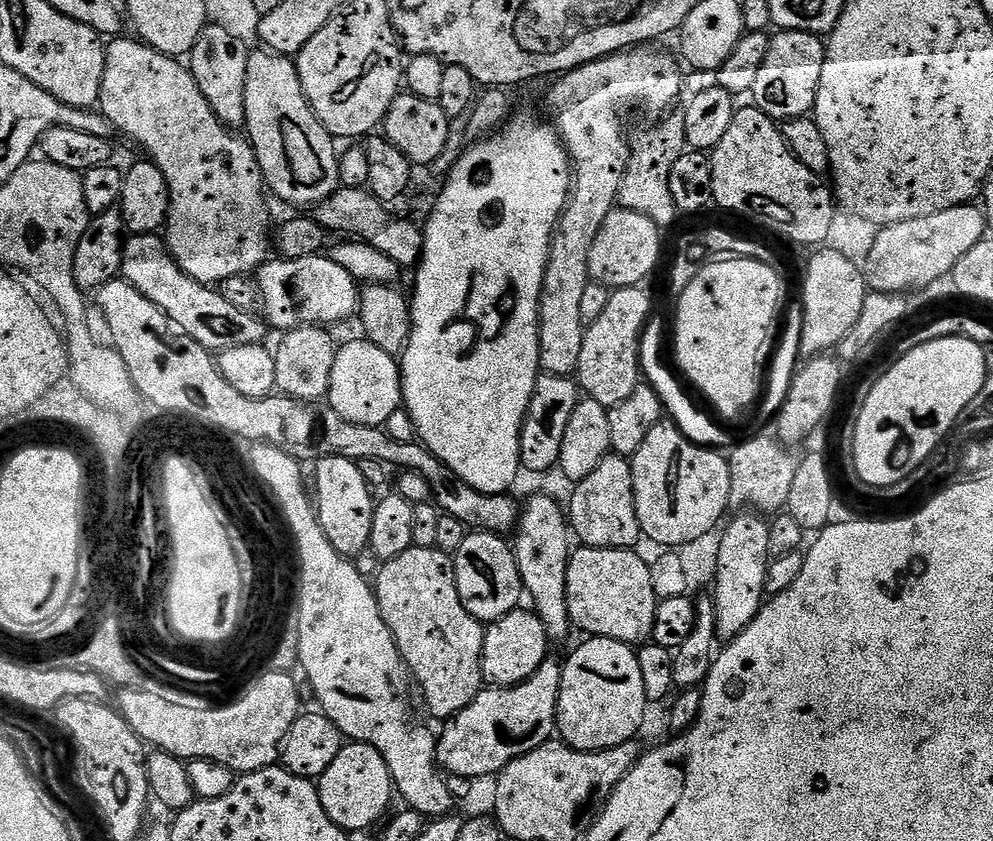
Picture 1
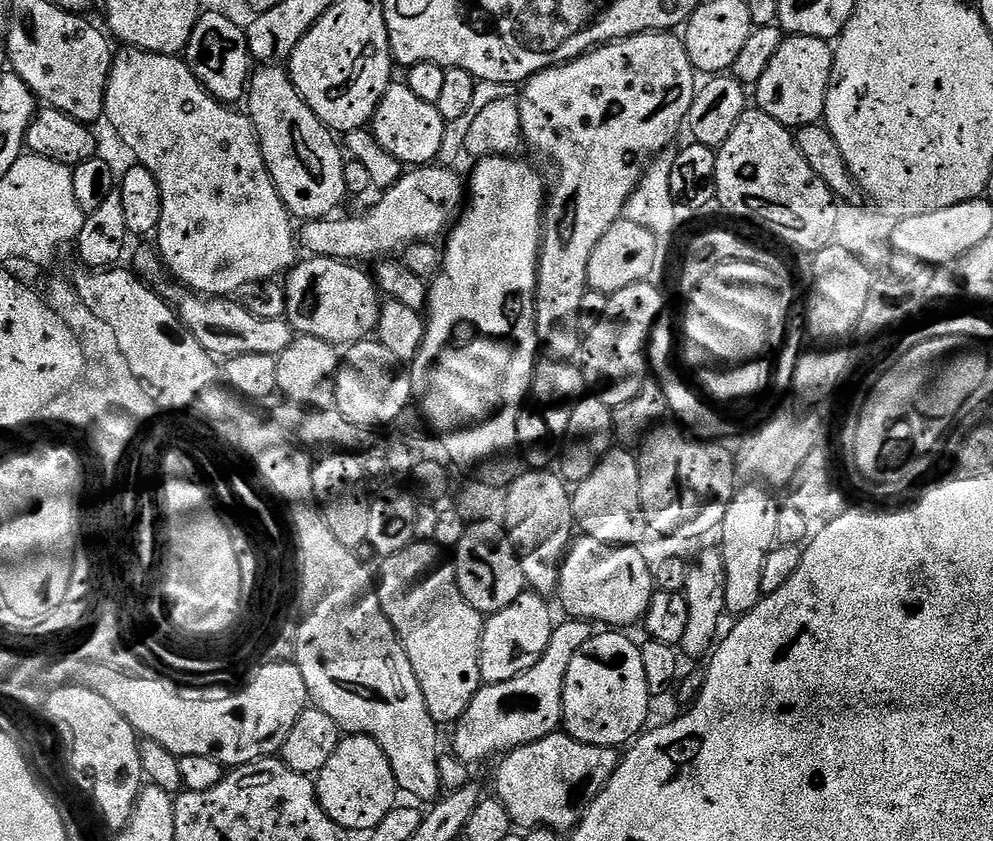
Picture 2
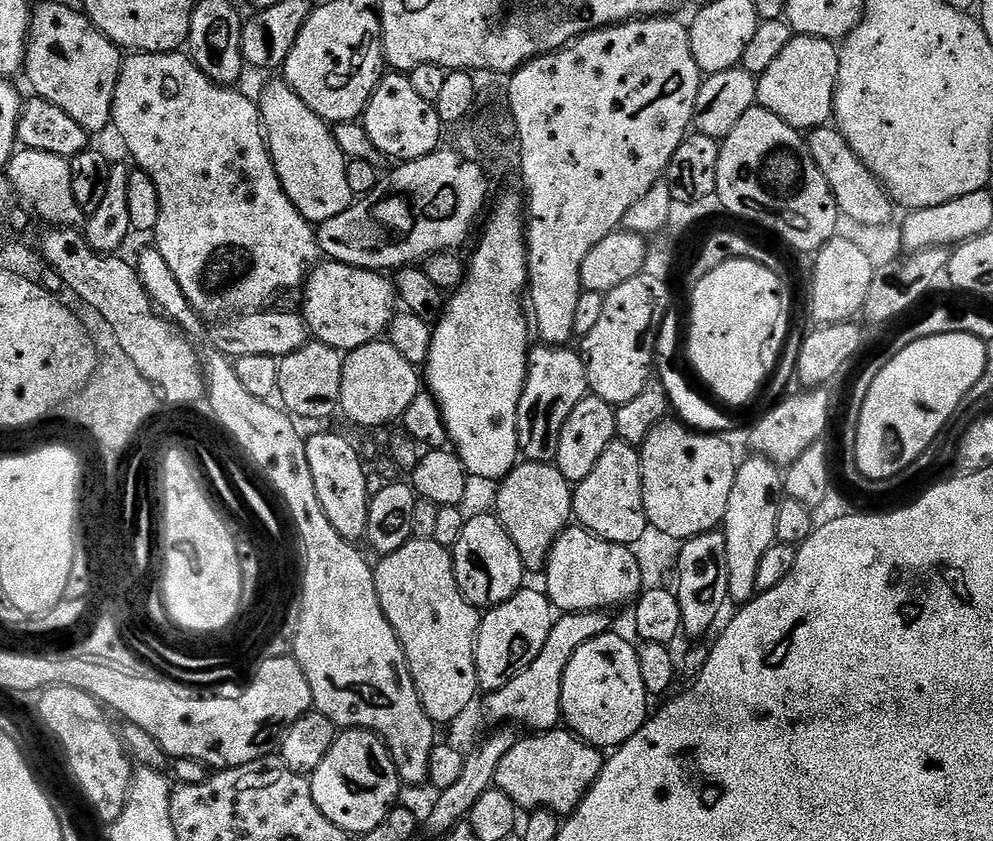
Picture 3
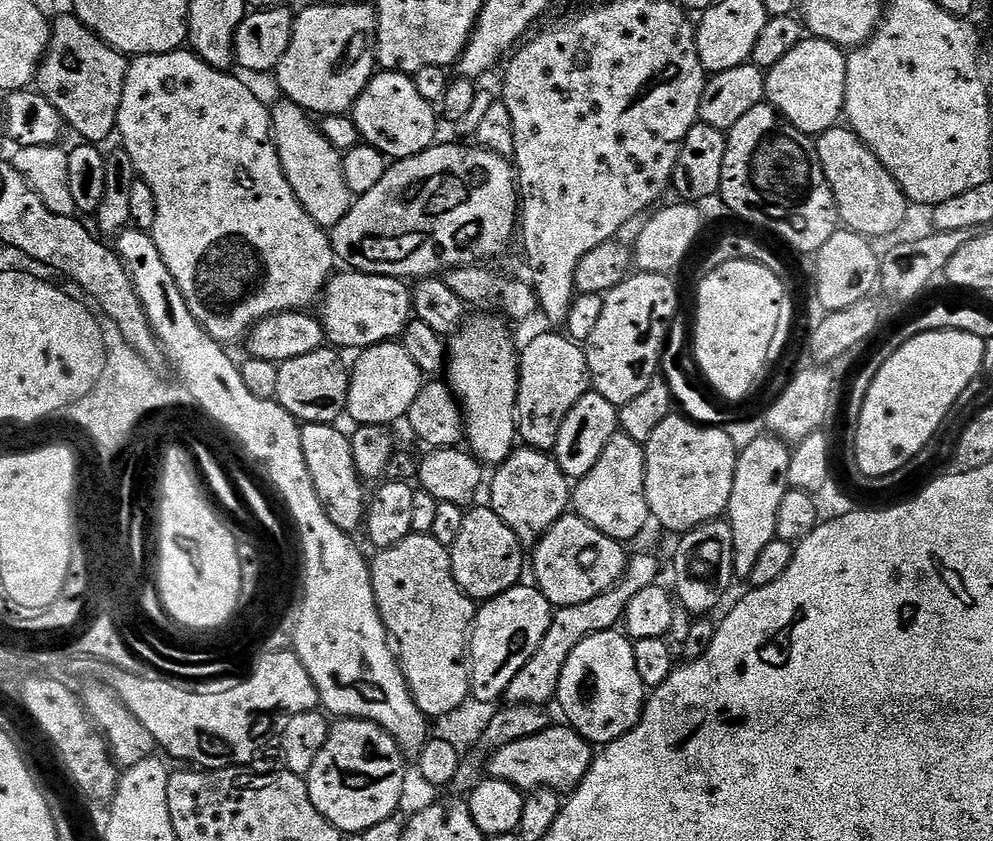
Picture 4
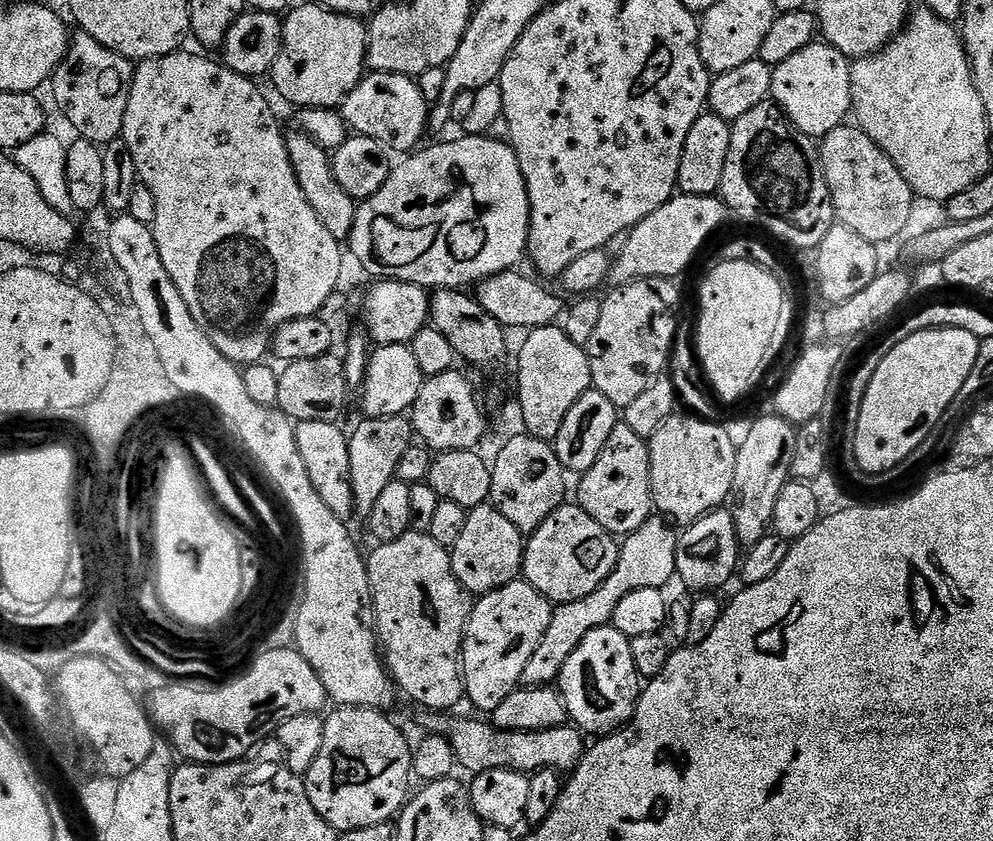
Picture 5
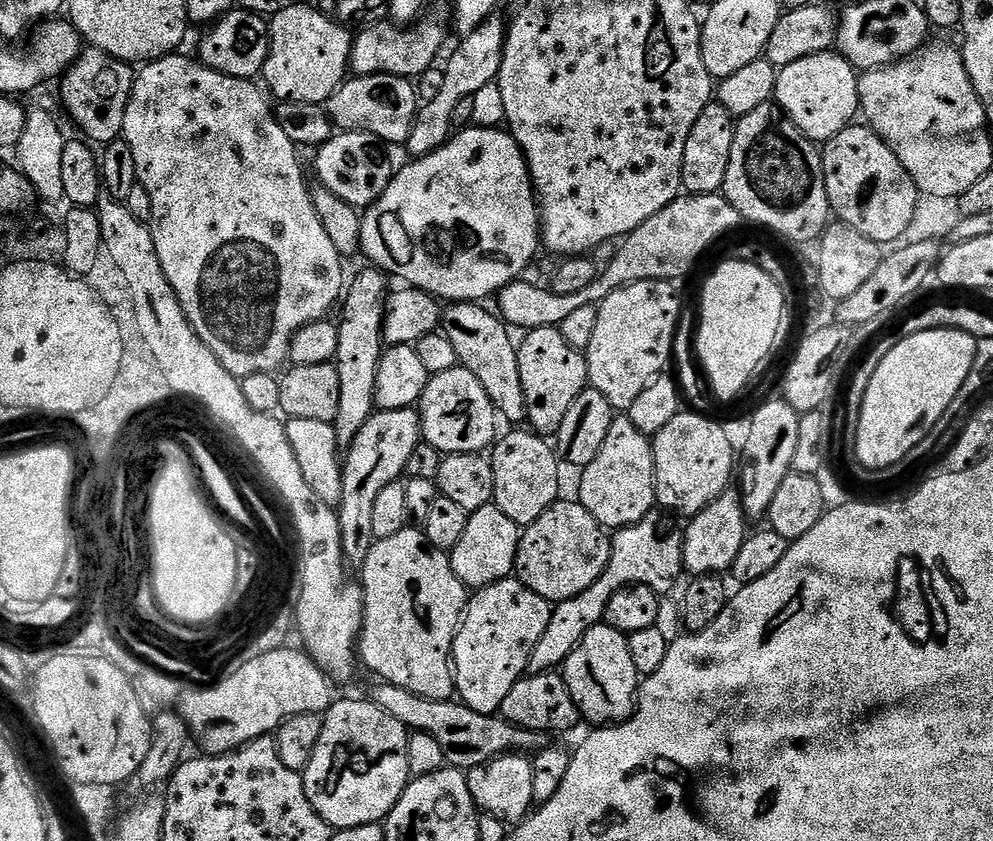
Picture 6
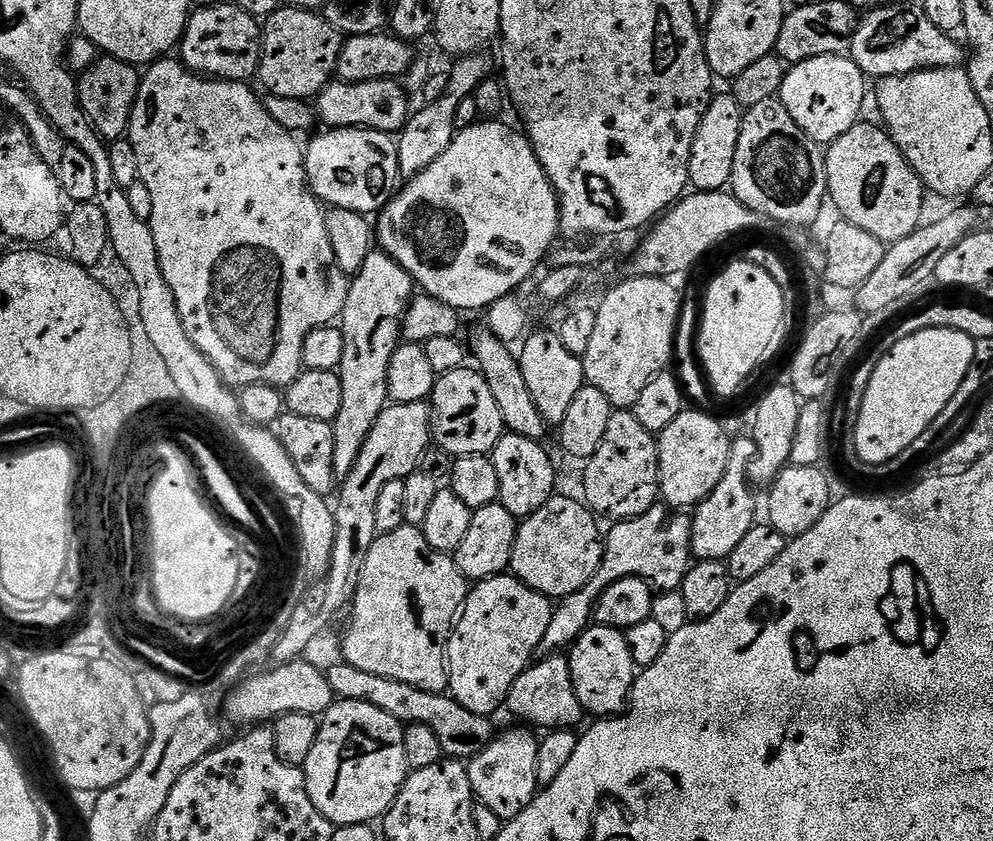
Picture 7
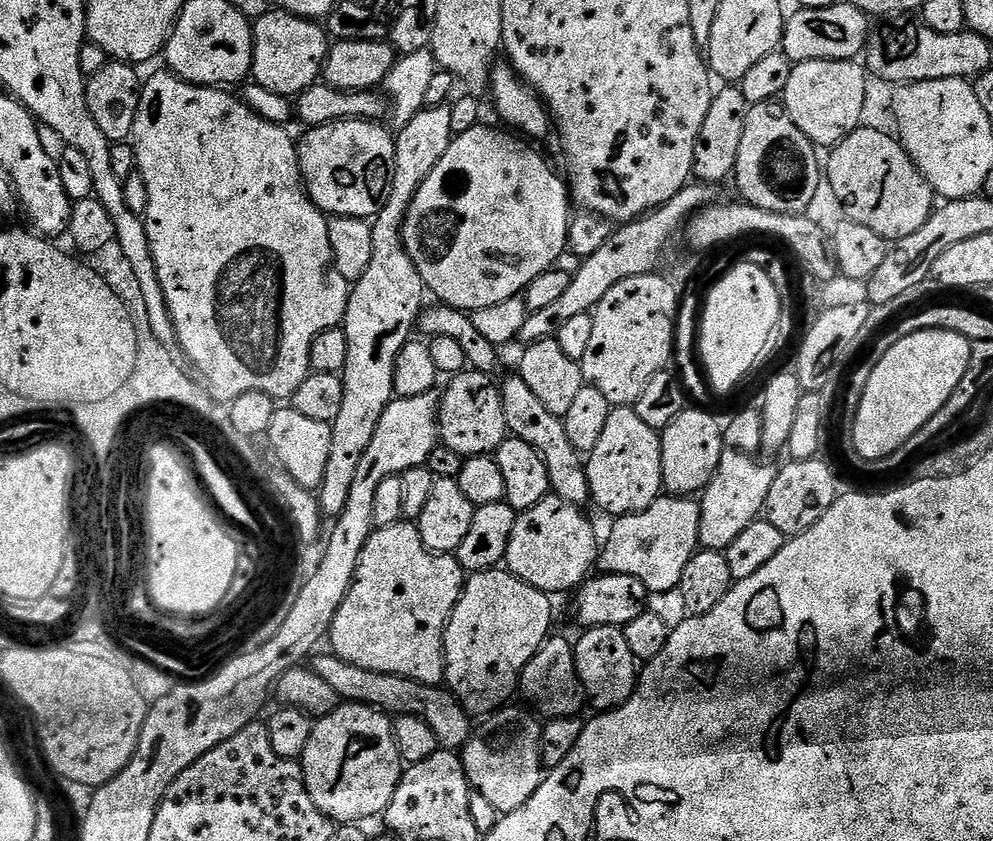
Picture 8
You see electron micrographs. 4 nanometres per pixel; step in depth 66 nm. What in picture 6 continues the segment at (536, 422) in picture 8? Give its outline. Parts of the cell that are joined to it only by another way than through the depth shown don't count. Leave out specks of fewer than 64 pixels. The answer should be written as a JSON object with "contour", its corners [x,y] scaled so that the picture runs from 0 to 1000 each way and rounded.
{"contour":[[[455,359],[445,371],[445,398],[453,402],[457,410],[457,421],[463,427],[462,436],[473,440],[485,459],[489,459],[489,468],[493,468],[493,478],[497,478],[501,491],[513,499],[513,505],[529,498],[528,484],[530,473],[526,468],[526,445],[522,445],[522,409],[514,394],[513,386],[498,370],[490,371],[483,359]]]}

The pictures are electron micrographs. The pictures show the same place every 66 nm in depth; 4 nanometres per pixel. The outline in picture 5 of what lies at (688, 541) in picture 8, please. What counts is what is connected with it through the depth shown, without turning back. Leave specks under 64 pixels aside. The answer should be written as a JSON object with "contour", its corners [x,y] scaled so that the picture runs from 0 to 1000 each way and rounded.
{"contour":[[[664,611],[658,612],[646,628],[627,639],[622,668],[614,687],[610,687],[610,692],[606,692],[606,697],[602,697],[598,706],[590,706],[590,711],[582,716],[557,722],[554,744],[550,744],[550,754],[546,754],[546,763],[542,763],[542,773],[538,773],[534,787],[530,787],[530,797],[524,807],[525,815],[559,815],[563,810],[566,792],[570,792],[570,782],[574,782],[574,778],[582,773],[586,759],[590,759],[594,749],[615,743],[618,723],[622,721],[622,716],[626,716],[626,711],[630,711],[630,706],[635,706],[638,702],[672,700],[672,694],[681,685],[682,641],[682,629]]]}

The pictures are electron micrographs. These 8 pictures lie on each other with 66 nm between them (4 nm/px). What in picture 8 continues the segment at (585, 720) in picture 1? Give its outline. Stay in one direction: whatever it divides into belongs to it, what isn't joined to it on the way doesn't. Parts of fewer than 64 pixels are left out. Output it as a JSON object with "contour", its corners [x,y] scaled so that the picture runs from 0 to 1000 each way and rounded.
{"contour":[[[594,747],[583,753],[584,762],[579,762],[582,806],[588,818],[589,829],[601,837],[601,843],[625,842],[638,825],[642,807],[642,787],[634,778],[627,747]]]}

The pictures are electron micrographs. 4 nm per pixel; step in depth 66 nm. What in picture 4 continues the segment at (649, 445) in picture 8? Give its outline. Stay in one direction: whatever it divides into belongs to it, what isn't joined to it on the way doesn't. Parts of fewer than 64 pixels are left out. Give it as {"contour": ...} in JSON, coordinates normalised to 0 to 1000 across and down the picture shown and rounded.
{"contour":[[[620,512],[618,521],[610,526],[606,545],[598,549],[594,564],[579,572],[576,580],[574,604],[579,612],[585,614],[598,630],[606,630],[614,640],[633,644],[652,623],[655,623],[655,610],[651,597],[651,545],[649,529],[638,526],[629,514]]]}

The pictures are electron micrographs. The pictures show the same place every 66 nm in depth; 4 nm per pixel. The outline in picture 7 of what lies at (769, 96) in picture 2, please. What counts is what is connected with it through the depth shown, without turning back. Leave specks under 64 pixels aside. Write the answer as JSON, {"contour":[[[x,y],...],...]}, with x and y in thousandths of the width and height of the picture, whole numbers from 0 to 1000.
{"contour":[[[853,65],[825,67],[797,77],[791,84],[790,96],[785,103],[783,118],[796,131],[796,140],[821,171],[833,174],[838,171],[852,155],[867,146],[866,132],[870,128],[869,83]]]}

